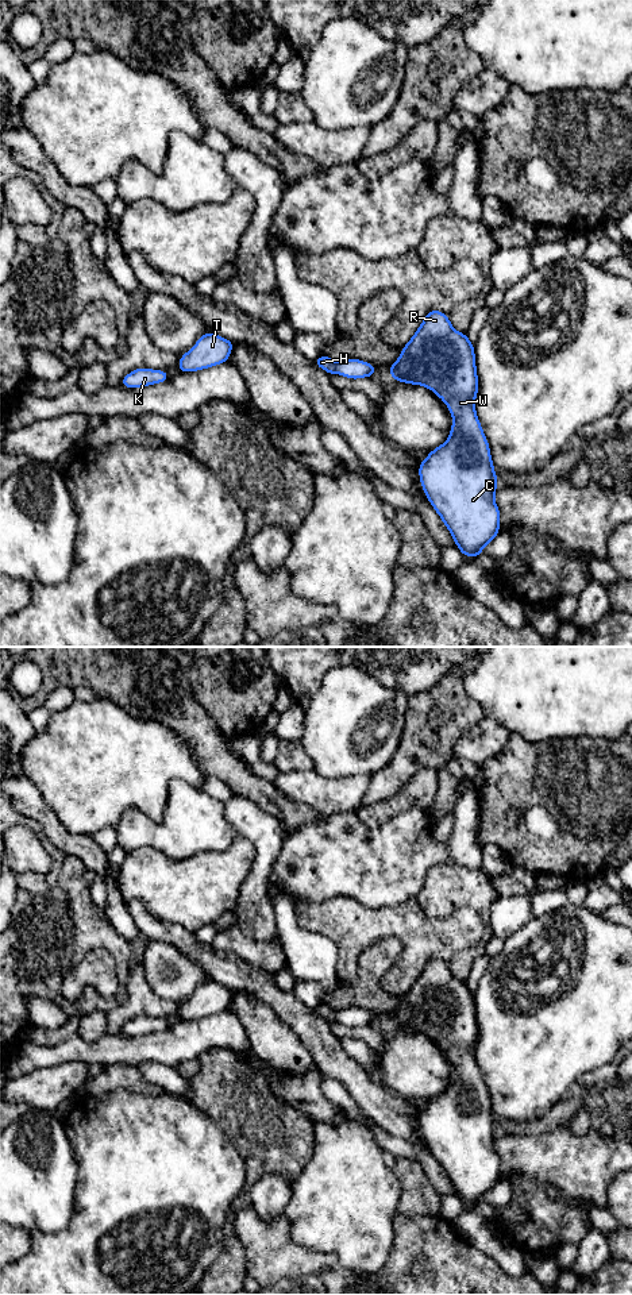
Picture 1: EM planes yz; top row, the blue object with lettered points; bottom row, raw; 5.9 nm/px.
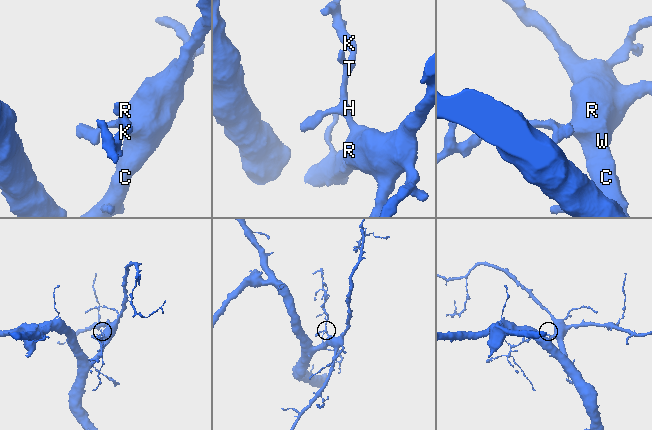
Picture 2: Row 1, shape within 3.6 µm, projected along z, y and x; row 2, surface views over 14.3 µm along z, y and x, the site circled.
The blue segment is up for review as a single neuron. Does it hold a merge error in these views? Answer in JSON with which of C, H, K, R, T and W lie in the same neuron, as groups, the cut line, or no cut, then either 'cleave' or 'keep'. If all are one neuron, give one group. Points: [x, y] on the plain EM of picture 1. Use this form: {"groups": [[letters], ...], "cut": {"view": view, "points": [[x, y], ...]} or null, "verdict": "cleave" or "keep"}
{"groups": [["C", "H", "K", "R", "T", "W"]], "cut": null, "verdict": "keep"}

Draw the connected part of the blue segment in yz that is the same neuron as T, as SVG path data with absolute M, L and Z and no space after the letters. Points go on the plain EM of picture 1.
M207 980L199 986L194 994L181 1003L177 1013L181 1021L200 1020L228 1010L234 990L215 980Z

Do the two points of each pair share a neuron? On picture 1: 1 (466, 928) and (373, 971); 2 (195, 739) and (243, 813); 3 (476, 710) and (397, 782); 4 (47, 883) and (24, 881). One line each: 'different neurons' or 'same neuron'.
1: different neurons
2: different neurons
3: same neuron
4: same neuron

